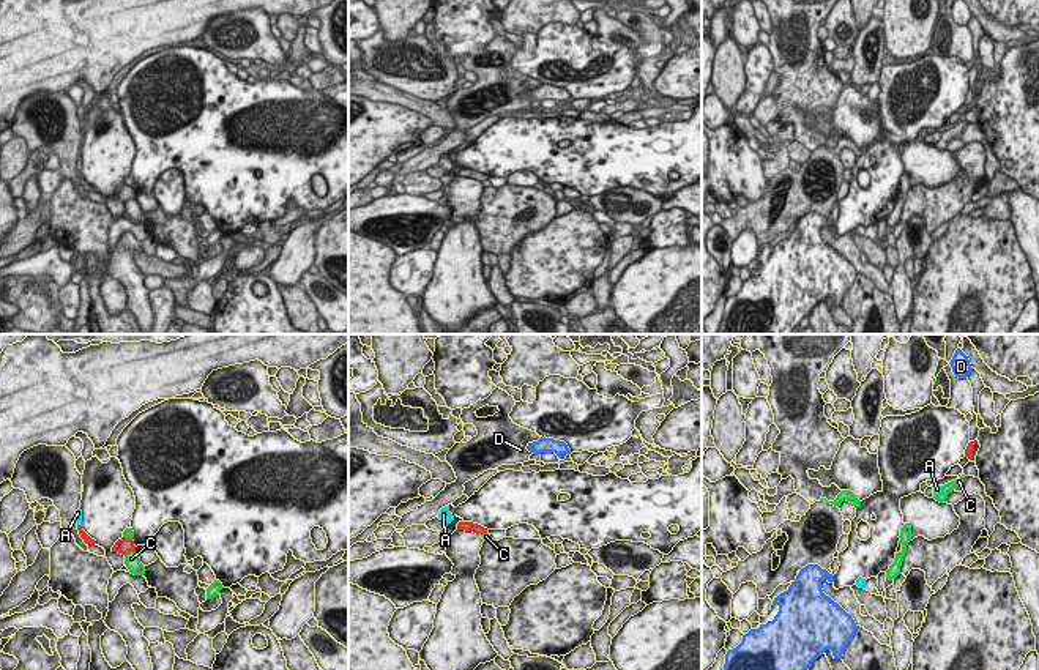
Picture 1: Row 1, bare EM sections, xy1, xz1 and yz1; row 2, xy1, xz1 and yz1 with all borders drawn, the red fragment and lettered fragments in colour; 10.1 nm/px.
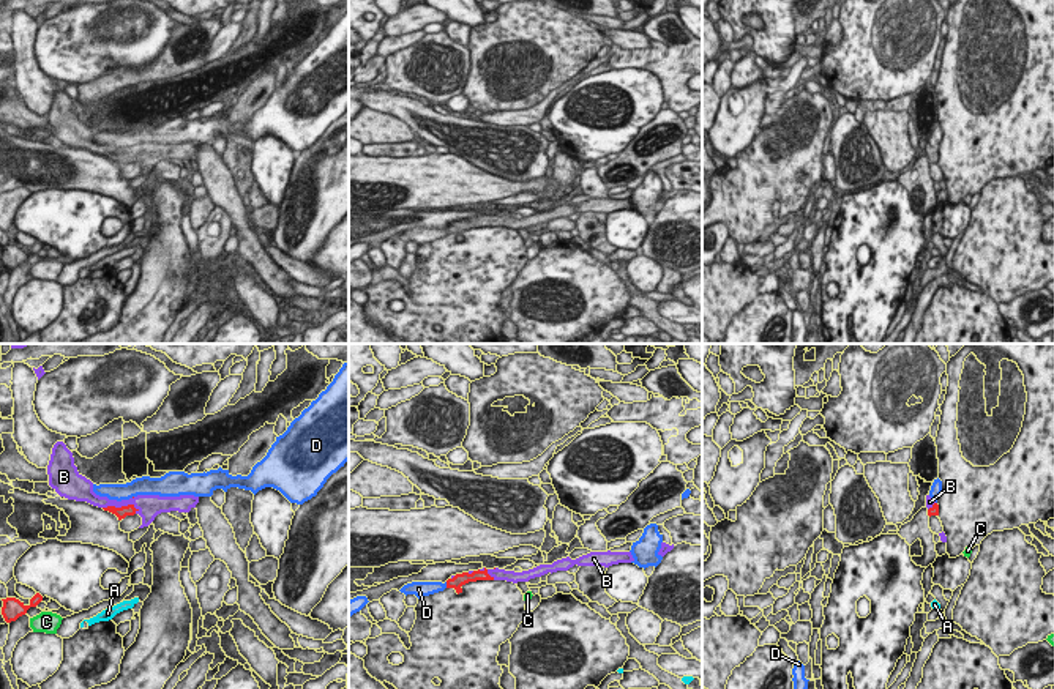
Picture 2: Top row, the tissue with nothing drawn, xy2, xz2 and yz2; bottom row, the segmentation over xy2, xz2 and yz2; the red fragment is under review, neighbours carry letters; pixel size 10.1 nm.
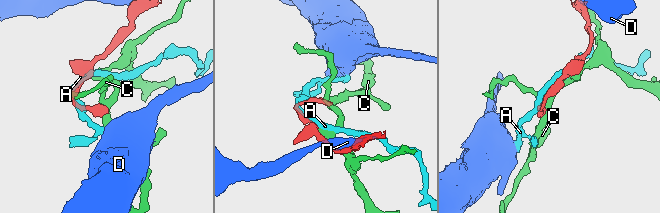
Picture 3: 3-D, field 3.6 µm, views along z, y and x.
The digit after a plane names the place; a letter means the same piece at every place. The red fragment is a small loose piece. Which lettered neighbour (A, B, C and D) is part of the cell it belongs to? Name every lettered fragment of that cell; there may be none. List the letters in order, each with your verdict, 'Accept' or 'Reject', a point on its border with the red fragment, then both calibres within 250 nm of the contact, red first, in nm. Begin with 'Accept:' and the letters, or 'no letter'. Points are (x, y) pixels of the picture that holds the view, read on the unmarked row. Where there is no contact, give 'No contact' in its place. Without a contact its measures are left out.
Accept: B
A: Reject. Touches red at xy1 (79, 172). Thickness 90 nm (red) against 60 nm
B: Accept. Touches red at xy2 (122, 153). Thickness 120 nm (red) against 190 nm
C: Reject. Touches red at xy1 (130, 197). Thickness 160 nm (red) against 160 nm
D: Reject. Touches red at xz2 (447, 232). Thickness 140 nm (red) against 160 nm

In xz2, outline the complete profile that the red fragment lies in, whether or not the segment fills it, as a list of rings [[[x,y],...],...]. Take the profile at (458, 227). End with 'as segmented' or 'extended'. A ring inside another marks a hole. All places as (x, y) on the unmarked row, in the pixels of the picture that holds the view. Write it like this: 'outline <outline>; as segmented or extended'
outline [[[590,199],[587,202],[582,202],[576,207],[571,207],[570,203],[554,208],[552,211],[540,211],[533,216],[514,219],[514,218],[505,218],[505,216],[478,216],[478,218],[469,218],[462,221],[451,222],[447,227],[447,235],[454,235],[456,240],[462,240],[462,232],[469,229],[477,227],[506,227],[506,229],[529,229],[530,225],[541,224],[548,219],[557,219],[557,218],[568,218],[574,211],[577,213],[604,213],[609,214],[612,211],[619,210],[631,210],[634,208],[631,199]]]; extended

